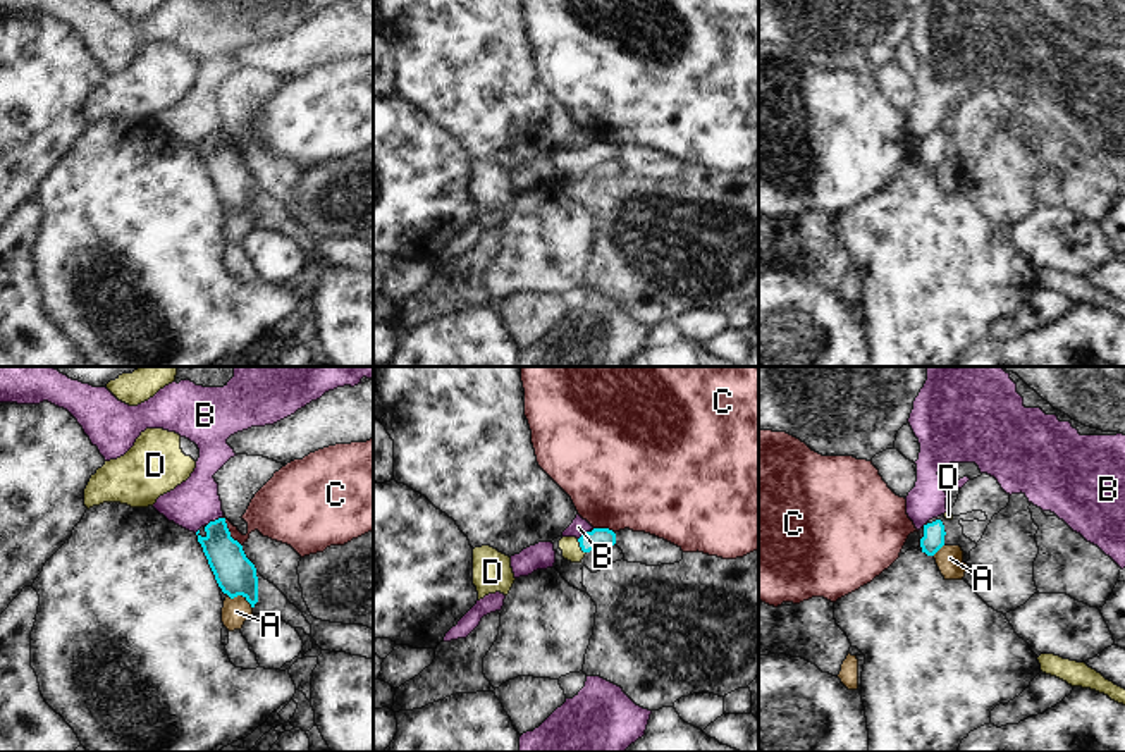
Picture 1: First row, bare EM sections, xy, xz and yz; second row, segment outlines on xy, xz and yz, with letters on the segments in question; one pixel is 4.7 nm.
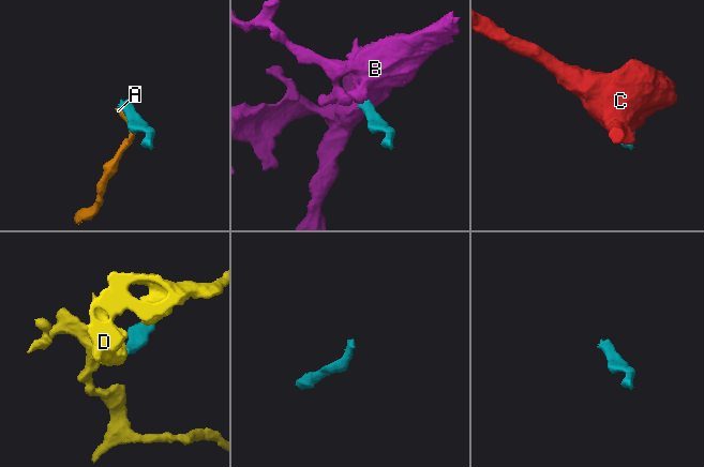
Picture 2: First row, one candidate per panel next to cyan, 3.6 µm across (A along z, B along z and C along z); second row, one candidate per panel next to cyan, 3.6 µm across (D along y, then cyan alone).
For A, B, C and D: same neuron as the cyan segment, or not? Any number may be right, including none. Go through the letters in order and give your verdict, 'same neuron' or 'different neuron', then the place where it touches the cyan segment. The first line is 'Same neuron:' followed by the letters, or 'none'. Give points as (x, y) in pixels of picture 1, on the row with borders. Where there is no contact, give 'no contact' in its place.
Same neuron: D
A: different neuron; meets cyan in xy at (239, 594)
B: different neuron; meets cyan in xy at (215, 520)
C: different neuron; meets cyan in xy at (229, 532)
D: same neuron; meets cyan in xz at (580, 546)

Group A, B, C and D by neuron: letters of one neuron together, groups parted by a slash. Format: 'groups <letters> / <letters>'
groups A / B / C / D

